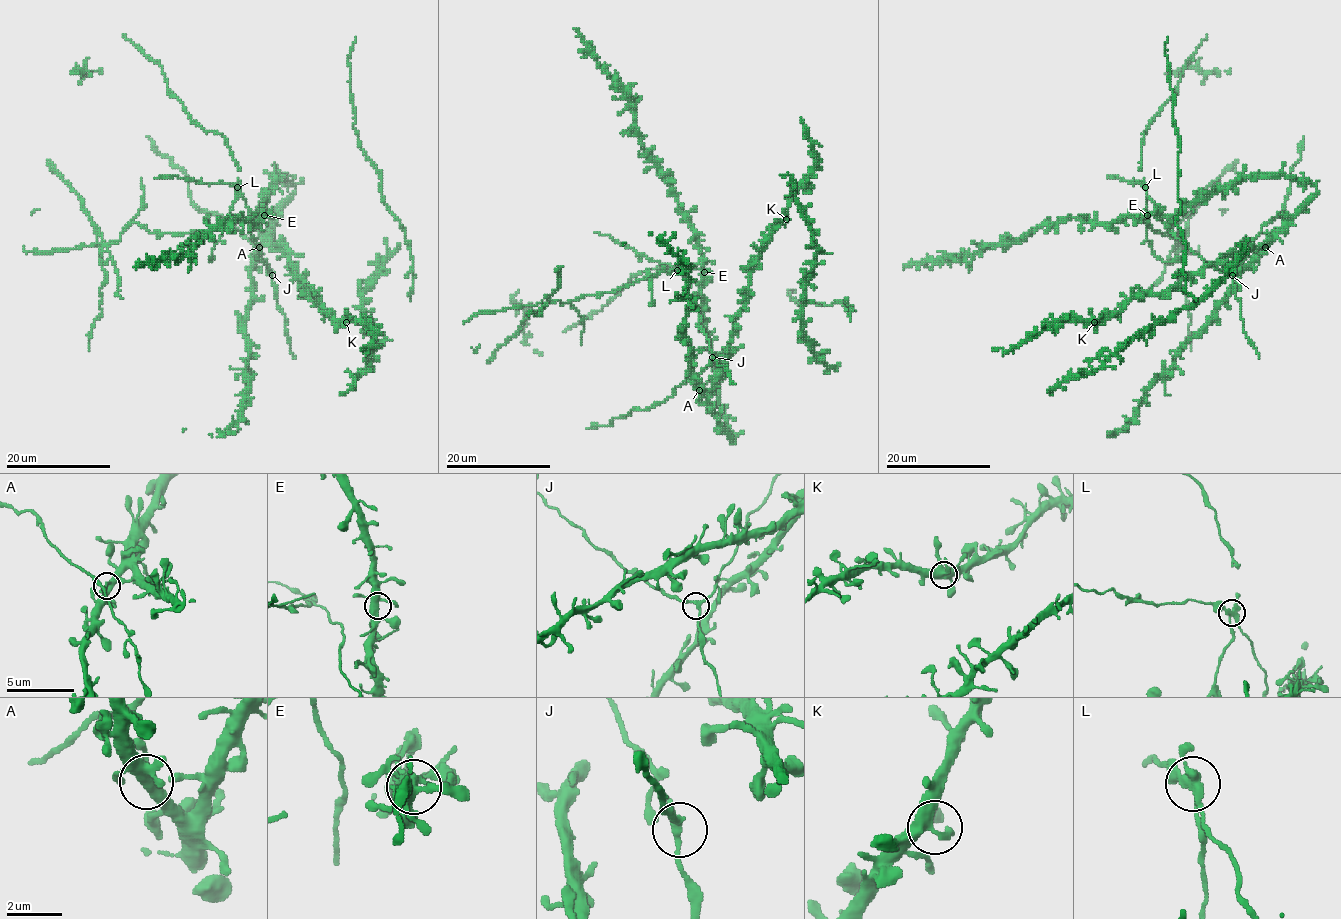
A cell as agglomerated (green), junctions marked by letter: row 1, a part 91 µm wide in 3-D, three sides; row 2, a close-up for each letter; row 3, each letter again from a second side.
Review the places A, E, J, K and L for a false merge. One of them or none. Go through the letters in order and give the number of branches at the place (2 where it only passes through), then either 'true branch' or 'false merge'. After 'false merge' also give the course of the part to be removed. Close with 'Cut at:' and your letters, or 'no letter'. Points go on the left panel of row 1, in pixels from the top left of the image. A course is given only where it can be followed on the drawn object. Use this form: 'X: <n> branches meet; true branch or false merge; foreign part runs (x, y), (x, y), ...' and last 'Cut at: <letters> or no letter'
A: 3 branches meet; true branch
E: 5 branches meet; true branch
J: 3 branches meet; true branch
K: 4 branches meet; true branch
L: 4 branches meet; false merge; foreign part runs (237, 187), (231, 218), (219, 227), (172, 234), (131, 223), (106, 243), (96, 231), (105, 282), (89, 351)
Cut at: L

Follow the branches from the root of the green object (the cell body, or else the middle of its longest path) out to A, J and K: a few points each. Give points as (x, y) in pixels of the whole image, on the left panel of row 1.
A: (292, 265), (279, 248), (270, 244), (259, 247)
J: (292, 265), (279, 248), (270, 244), (257, 247), (272, 275)
K: (292, 265), (305, 283), (305, 288), (318, 299), (331, 316), (346, 322)

